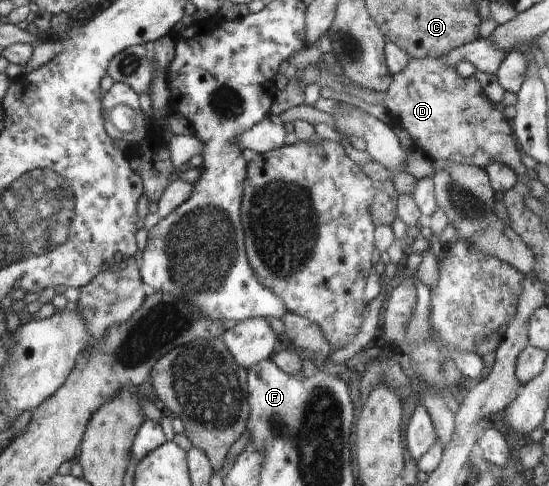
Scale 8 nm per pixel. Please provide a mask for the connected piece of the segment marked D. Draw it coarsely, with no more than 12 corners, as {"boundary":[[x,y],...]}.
{"boundary":[[444,57],[409,58],[381,105],[431,160],[509,166],[511,122]]}

